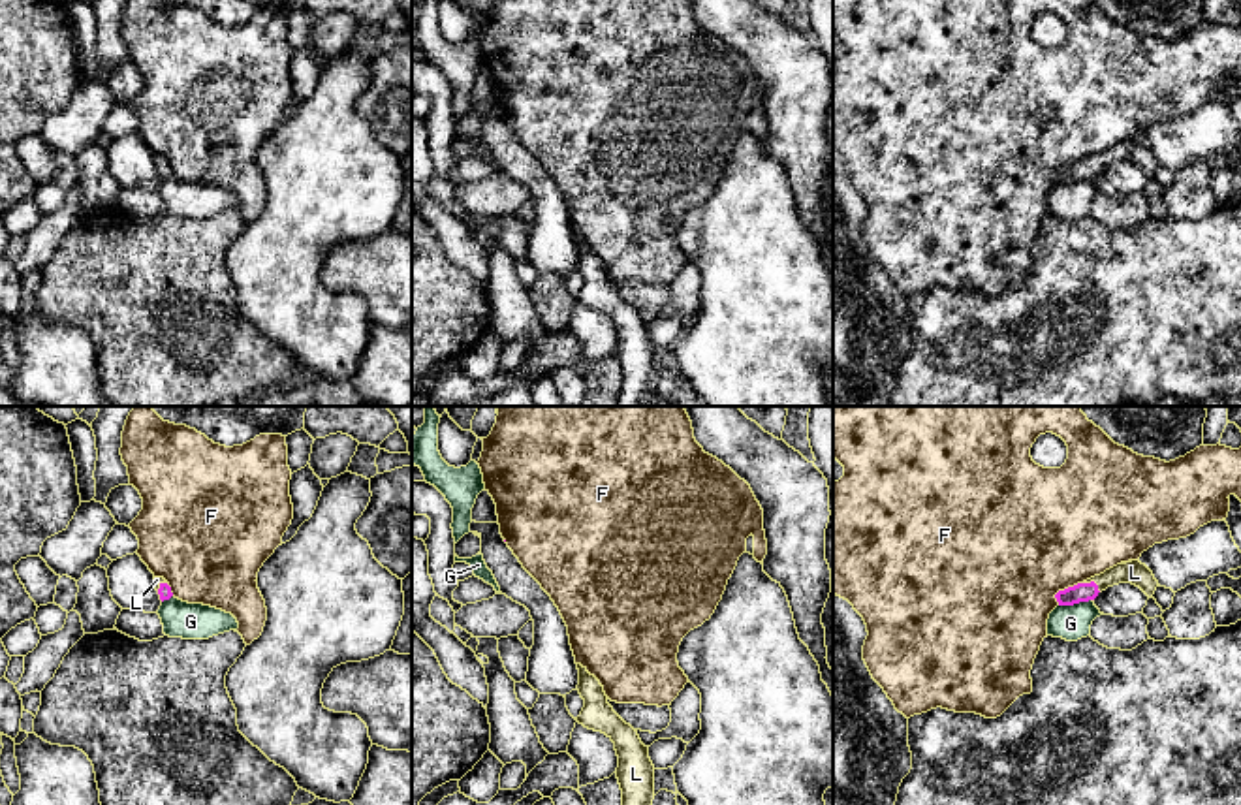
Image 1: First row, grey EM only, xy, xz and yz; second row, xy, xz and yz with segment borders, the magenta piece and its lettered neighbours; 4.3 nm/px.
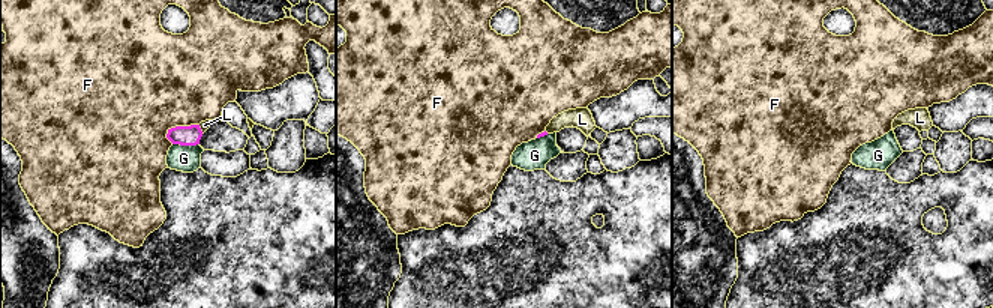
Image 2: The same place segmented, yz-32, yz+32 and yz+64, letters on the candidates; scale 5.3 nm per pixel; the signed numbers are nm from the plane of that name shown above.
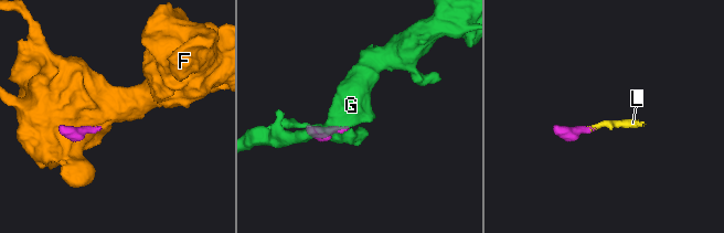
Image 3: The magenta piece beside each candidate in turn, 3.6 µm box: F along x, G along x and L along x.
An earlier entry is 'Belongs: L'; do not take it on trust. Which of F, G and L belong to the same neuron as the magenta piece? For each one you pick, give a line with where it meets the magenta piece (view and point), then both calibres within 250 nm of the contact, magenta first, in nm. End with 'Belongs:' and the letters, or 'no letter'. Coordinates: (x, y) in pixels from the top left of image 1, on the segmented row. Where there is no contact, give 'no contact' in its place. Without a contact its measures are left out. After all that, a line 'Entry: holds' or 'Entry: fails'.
L: yz (1093, 582) | 80/100 nm
Belongs: L
Entry: holds

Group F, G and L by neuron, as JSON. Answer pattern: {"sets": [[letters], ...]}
{"sets": [["F"], ["G"], ["L"]]}

